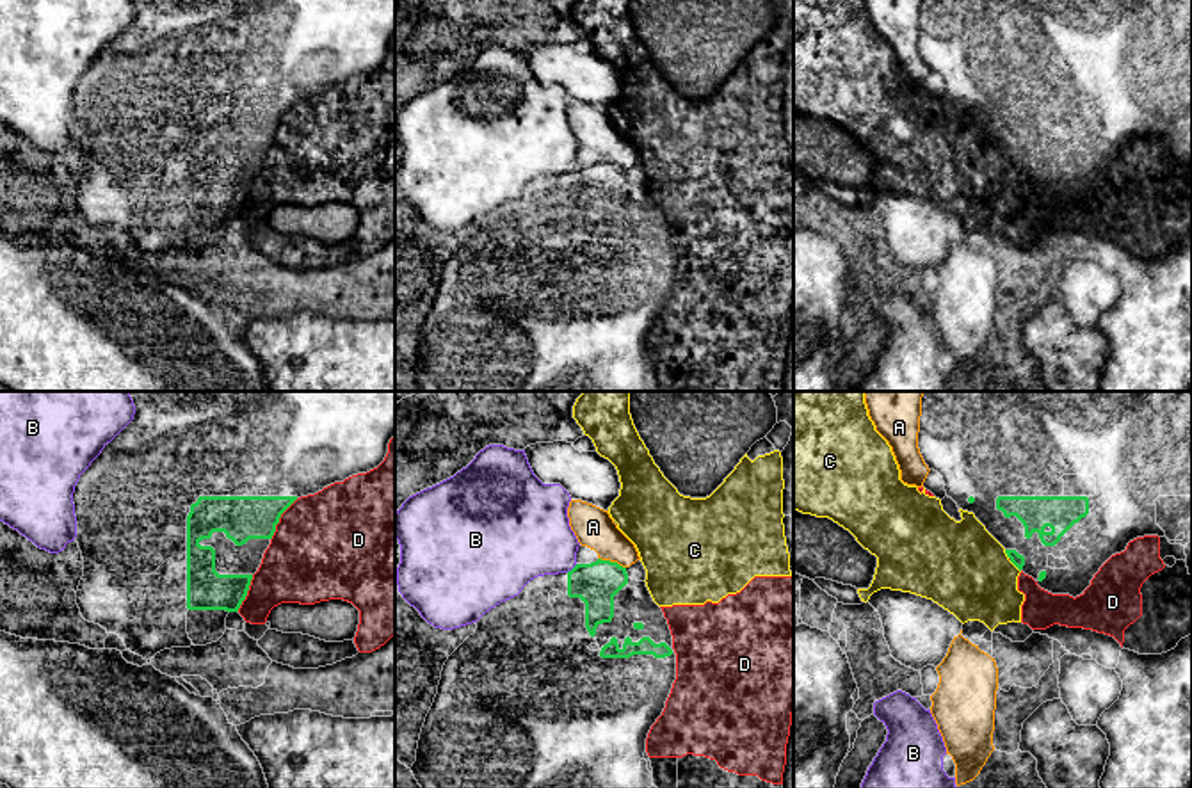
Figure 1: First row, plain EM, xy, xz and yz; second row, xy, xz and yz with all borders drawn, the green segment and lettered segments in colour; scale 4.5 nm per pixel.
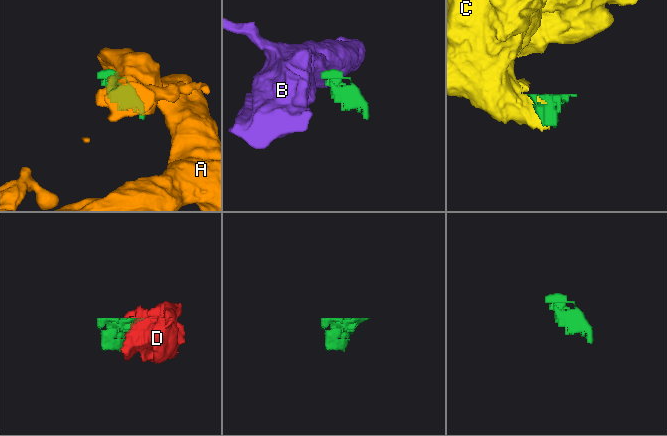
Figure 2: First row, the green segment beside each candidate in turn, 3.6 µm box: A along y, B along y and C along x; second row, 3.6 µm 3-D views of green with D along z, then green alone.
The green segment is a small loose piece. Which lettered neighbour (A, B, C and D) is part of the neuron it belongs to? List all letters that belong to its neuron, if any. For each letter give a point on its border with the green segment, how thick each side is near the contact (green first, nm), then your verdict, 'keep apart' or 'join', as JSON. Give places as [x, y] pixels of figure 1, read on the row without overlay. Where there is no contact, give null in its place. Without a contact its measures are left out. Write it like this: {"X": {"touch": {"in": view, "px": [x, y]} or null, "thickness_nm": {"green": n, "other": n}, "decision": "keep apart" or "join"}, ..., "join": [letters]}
{"A": {"touch": {"in": "xz", "px": [612, 164]}, "thickness_nm": {"green": 200, "other": 180}, "decision": "keep apart"}, "B": {"touch": {"in": "xz", "px": [573, 169]}, "thickness_nm": {"green": 200, "other": 380}, "decision": "keep apart"}, "C": {"touch": {"in": "yz", "px": [1014, 166]}, "thickness_nm": {"green": 60, "other": 400}, "decision": "keep apart"}, "D": {"touch": {"in": "xy", "px": [278, 121]}, "thickness_nm": {"green": 200, "other": 480}, "decision": "keep apart"}, "join": []}

